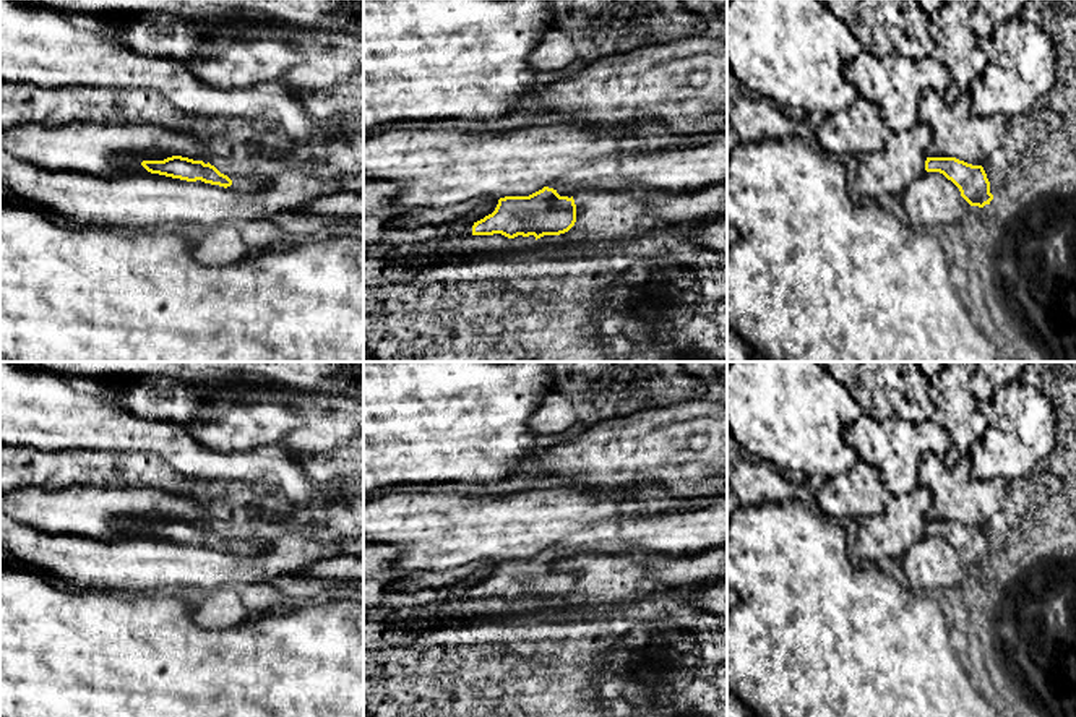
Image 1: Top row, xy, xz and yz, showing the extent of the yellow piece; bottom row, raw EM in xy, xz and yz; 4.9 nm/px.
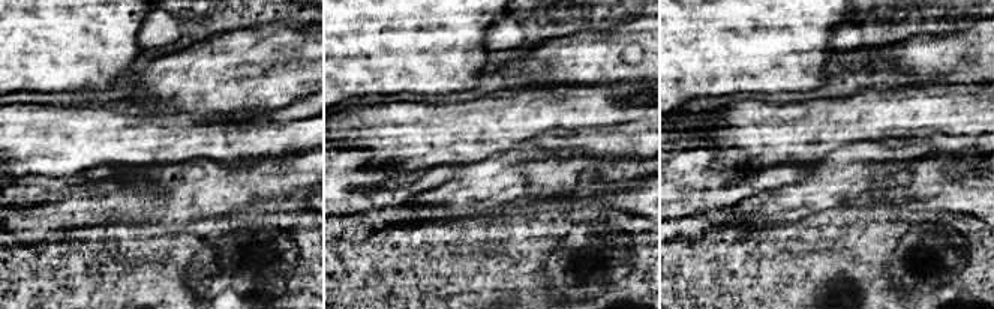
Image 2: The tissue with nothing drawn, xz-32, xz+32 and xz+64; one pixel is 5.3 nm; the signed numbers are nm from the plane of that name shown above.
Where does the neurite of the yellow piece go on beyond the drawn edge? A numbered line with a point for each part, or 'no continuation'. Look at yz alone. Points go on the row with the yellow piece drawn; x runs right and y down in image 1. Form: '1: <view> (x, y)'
no continuation

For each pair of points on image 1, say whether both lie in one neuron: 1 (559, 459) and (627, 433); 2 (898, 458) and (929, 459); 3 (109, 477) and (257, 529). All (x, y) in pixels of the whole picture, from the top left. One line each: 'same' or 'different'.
1: same
2: different
3: same

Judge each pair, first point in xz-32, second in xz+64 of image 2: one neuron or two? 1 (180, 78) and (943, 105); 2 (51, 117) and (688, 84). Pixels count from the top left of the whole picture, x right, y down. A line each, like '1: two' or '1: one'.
1: two
2: two

